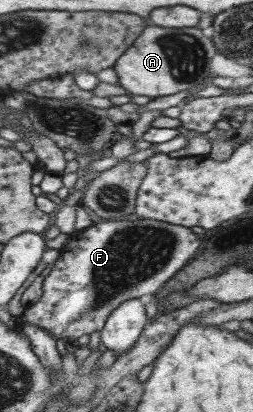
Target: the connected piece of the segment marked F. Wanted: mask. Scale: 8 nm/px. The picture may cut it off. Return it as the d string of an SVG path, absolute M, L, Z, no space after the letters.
M120 219L92 224L84 231L76 231L69 237L69 243L60 250L61 255L42 283L42 296L34 303L25 306L19 320L24 324L35 324L47 330L58 340L77 340L84 334L94 334L102 330L110 313L120 304L133 298L149 299L166 282L188 264L188 260L200 248L200 238L190 228L160 222L152 219L134 221Z

